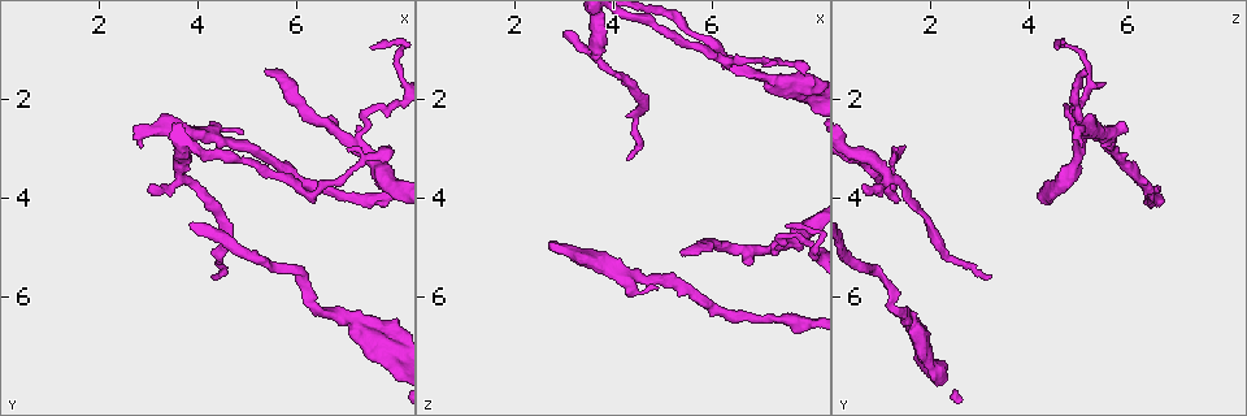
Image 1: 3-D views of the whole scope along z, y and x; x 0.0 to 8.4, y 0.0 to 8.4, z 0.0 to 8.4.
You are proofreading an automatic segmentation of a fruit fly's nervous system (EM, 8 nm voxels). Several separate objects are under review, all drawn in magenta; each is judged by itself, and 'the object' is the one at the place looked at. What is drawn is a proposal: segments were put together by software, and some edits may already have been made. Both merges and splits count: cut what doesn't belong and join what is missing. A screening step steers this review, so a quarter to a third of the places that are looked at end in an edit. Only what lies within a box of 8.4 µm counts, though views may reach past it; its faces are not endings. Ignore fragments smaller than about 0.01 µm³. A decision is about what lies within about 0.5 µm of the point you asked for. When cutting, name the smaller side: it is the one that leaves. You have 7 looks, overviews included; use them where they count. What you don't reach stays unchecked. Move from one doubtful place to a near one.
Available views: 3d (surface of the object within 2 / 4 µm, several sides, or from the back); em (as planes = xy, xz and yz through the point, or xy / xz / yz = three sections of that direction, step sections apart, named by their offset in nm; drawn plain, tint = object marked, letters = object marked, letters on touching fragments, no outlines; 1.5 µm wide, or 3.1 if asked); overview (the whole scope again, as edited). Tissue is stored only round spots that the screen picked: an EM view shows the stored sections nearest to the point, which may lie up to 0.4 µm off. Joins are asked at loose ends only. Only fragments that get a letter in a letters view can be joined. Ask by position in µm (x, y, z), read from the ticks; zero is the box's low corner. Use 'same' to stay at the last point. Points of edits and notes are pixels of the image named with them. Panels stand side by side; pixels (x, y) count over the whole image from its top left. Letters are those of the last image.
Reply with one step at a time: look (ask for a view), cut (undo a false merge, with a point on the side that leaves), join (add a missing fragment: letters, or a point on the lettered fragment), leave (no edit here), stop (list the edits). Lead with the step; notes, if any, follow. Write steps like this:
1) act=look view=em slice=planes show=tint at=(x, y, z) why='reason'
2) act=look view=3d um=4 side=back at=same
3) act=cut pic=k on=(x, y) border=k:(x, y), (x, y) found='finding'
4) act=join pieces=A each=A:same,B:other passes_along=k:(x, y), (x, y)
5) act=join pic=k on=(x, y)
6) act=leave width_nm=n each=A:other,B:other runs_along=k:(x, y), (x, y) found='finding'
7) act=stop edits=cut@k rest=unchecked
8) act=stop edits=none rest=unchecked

act=look view=em slice=xz step=4 show=tint at=(3.60, 3.50, 1.15) why='sharp bend'

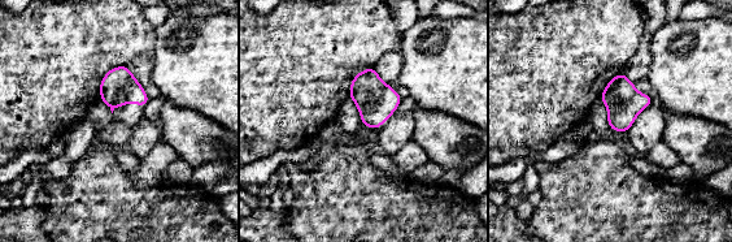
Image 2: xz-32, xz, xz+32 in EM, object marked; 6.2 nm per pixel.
act=look view=em slice=planes show=tint at=same why='another direction'

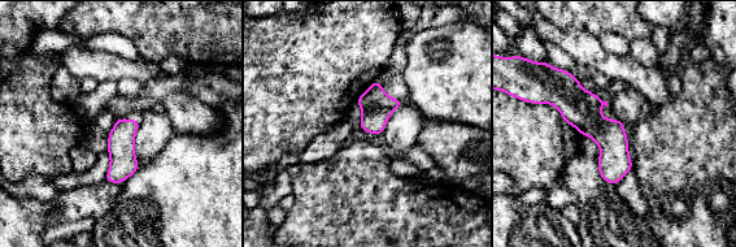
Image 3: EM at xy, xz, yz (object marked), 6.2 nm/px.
act=look view=em slice=planes show=letters at=same

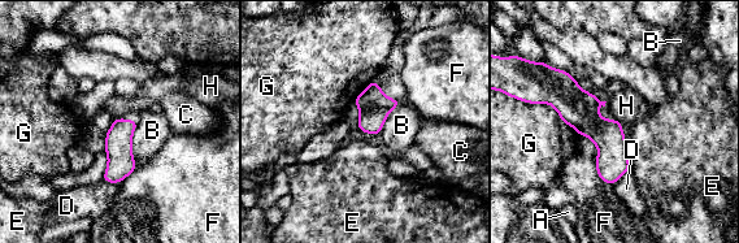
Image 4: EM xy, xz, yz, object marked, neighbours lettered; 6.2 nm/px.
act=leave each=A:other,B:other,C:other,D:other,E:other,F:other,G:other,H:other border=4:(629, 161), (630, 169) found='continuous, no second neuron'

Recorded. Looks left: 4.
act=look view=em slice=planes show=letters at=(2.80, 2.95, 5.00) why='branch stops here'

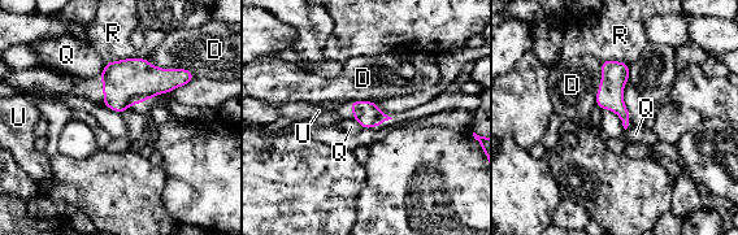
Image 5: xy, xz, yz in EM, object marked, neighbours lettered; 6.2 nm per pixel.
act=leave each=D:other,Q:other,R:other,U:other border=5:(630, 113), (625, 130) found='none of them fits'

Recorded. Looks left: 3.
act=look view=3d um=2 at=(5.35, 1.40, 5.10) why='an open end'

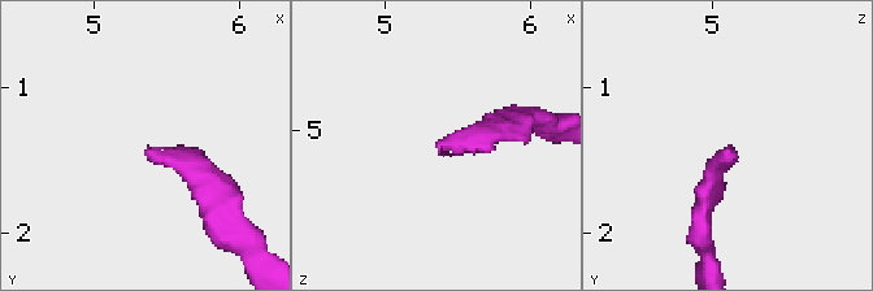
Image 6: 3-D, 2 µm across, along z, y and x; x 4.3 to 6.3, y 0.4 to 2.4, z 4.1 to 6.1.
act=look view=em slice=xy step=4 show=letters at=(5.34, 1.40, 5.10)

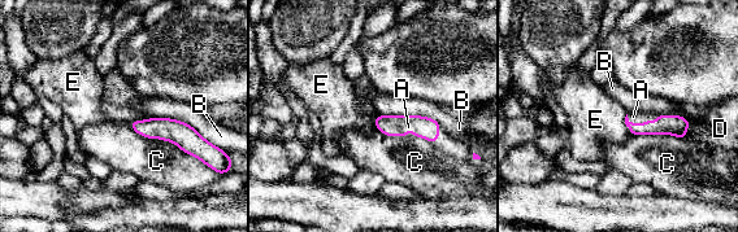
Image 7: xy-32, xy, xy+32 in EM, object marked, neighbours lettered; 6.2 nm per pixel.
act=join pieces=A longest_contact=C:500nm each=A:same,B:other,C:other,D:other,E:other passes_along=7:(677, 126), (642, 122), (633, 117) found='the neuron continues'

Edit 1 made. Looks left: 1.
act=stop edits=join@7 rest=unchecked

